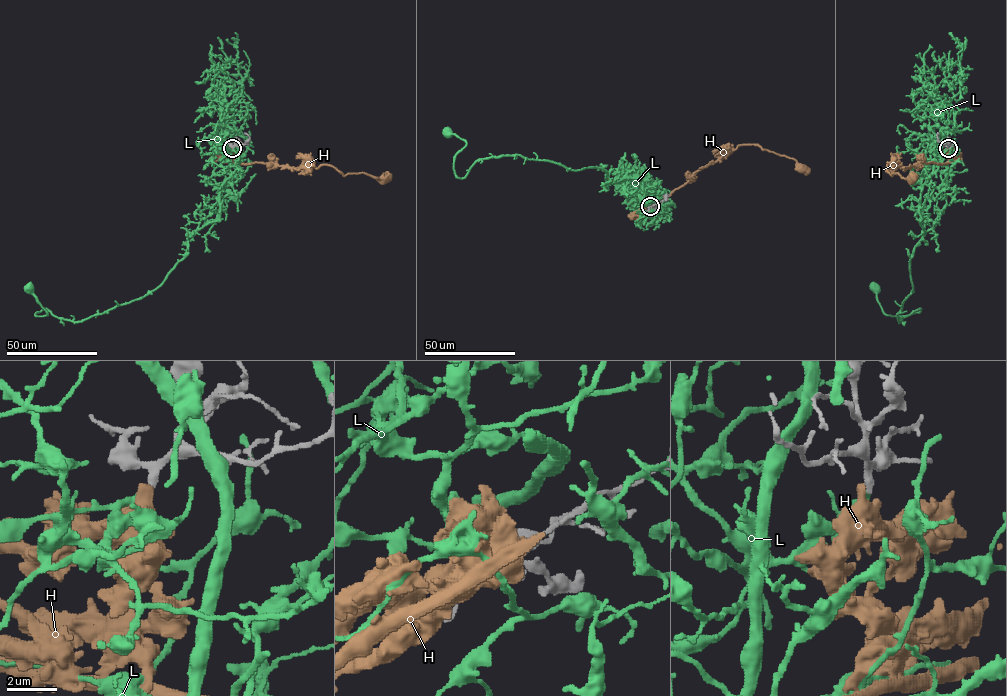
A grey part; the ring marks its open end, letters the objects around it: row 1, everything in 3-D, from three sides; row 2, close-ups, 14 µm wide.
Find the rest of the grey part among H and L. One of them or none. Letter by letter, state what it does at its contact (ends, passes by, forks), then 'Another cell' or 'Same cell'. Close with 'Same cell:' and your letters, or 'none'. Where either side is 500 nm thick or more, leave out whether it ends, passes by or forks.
H: It ends there. Another cell
L: It ends there. Same cell
Same cell: L

